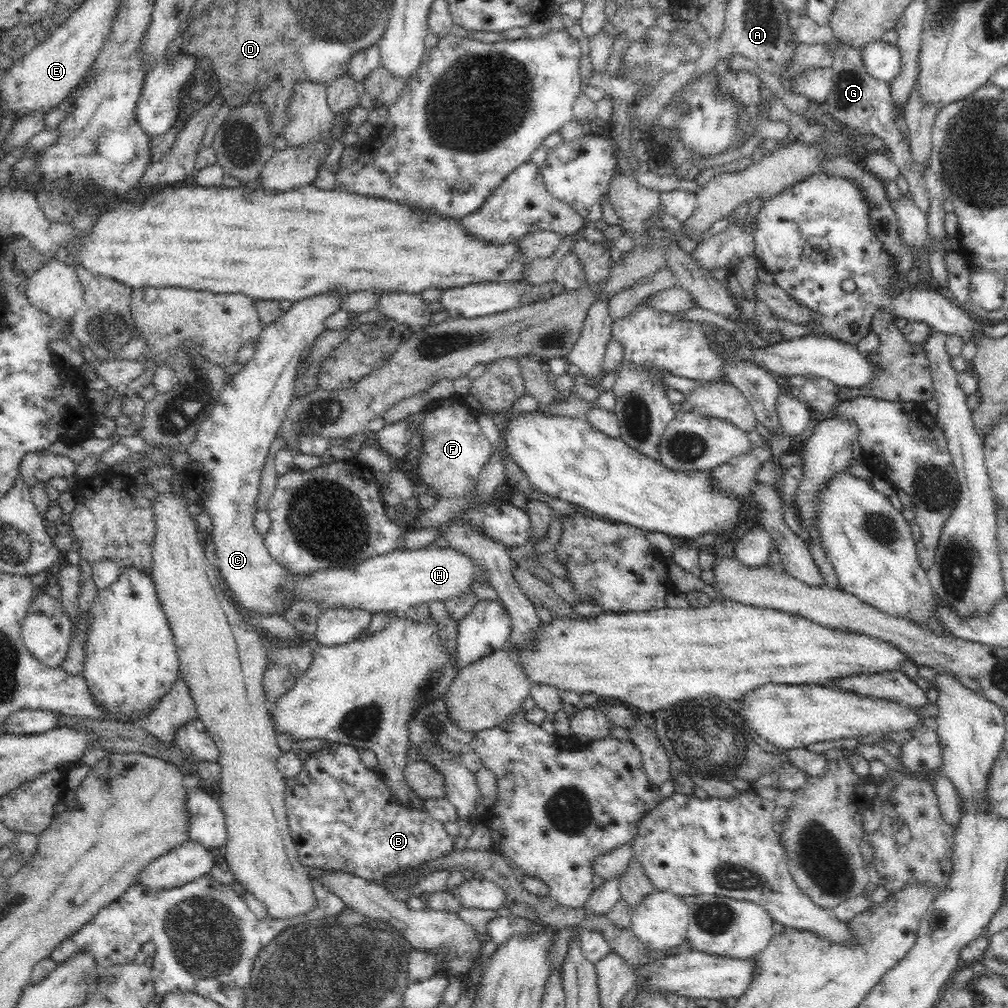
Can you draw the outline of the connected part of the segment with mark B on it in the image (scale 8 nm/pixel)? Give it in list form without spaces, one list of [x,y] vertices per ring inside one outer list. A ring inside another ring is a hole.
[[[335,744],[329,749],[313,752],[310,759],[304,760],[303,772],[287,782],[287,823],[291,837],[296,843],[299,861],[305,867],[337,870],[368,881],[382,882],[390,872],[398,872],[402,868],[416,868],[424,862],[446,855],[455,842],[446,831],[444,823],[432,818],[424,806],[414,809],[398,802],[390,787],[383,781],[382,773],[364,767],[360,754],[352,745]]]

